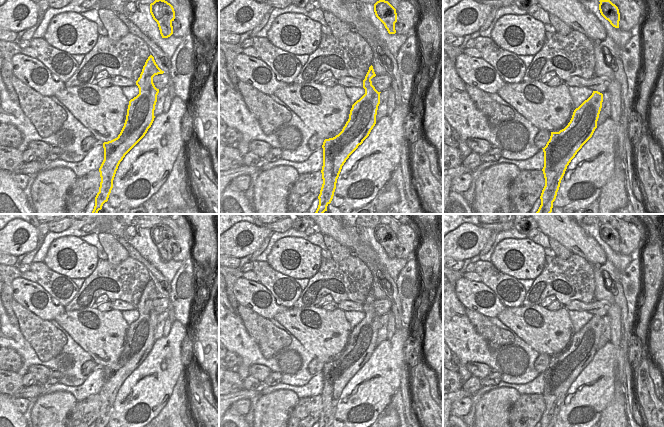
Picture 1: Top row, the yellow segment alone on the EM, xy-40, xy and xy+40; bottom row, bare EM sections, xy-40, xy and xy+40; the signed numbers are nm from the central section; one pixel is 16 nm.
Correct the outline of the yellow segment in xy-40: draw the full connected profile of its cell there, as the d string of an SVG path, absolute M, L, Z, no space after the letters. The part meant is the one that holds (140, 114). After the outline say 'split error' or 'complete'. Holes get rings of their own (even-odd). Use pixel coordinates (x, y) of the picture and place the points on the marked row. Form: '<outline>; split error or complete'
M150 55L136 81L139 94L129 101L126 120L120 134L117 138L103 143L104 160L99 168L101 182L91 214L97 214L108 201L120 162L151 127L159 93L159 89L153 83L153 77L163 73L154 57Z; complete

